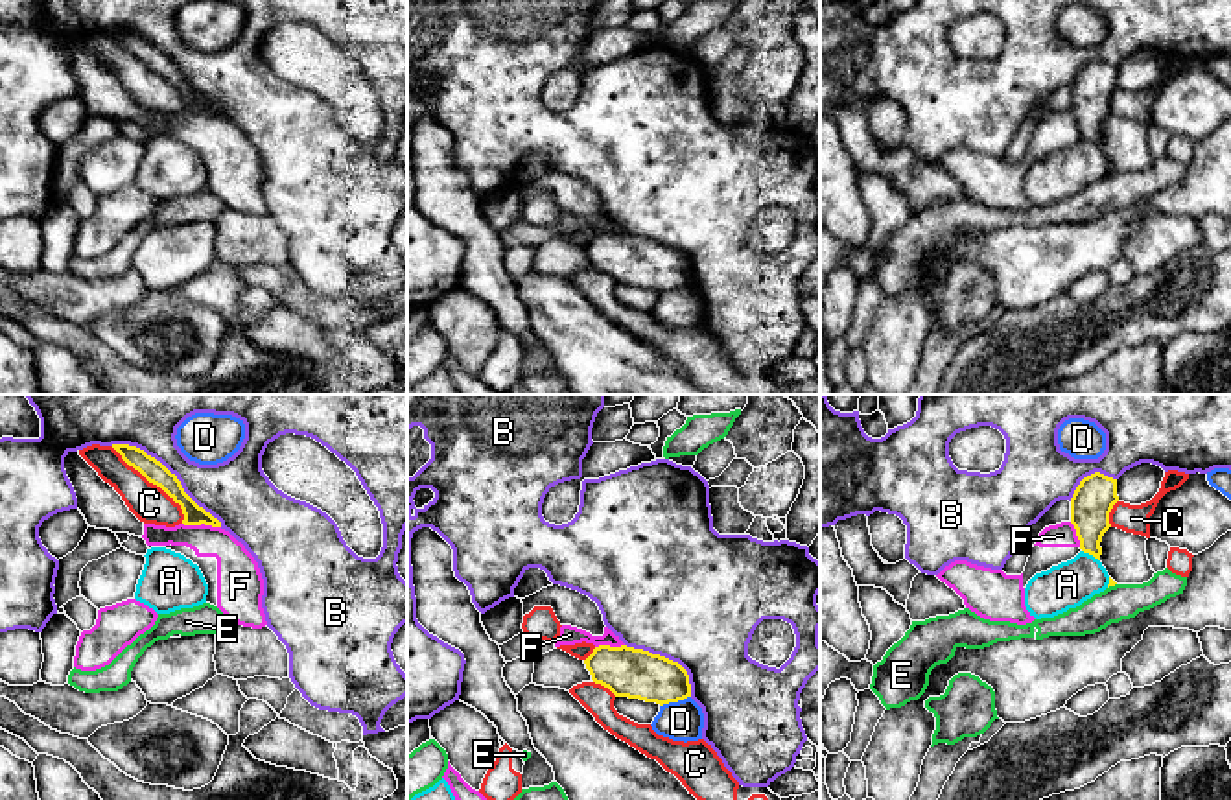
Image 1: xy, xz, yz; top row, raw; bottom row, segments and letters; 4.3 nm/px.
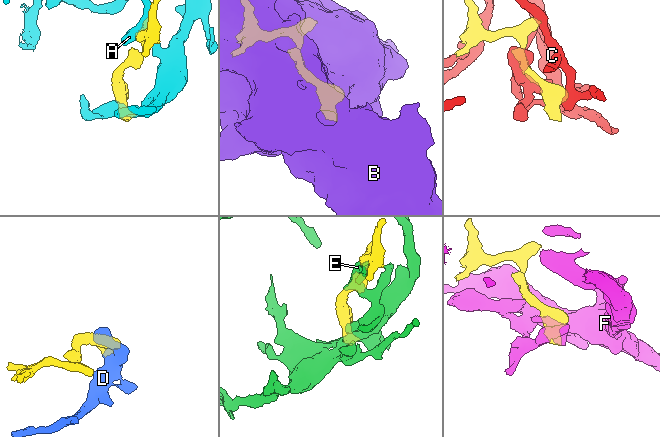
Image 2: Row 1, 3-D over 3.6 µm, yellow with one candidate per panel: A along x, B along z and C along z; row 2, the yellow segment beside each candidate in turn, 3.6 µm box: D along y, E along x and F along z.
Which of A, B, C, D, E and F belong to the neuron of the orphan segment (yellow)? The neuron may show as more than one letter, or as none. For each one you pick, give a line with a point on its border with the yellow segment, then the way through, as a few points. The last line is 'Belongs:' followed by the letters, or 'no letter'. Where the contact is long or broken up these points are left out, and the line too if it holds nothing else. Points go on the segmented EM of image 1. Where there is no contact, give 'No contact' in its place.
Belongs: no letter

